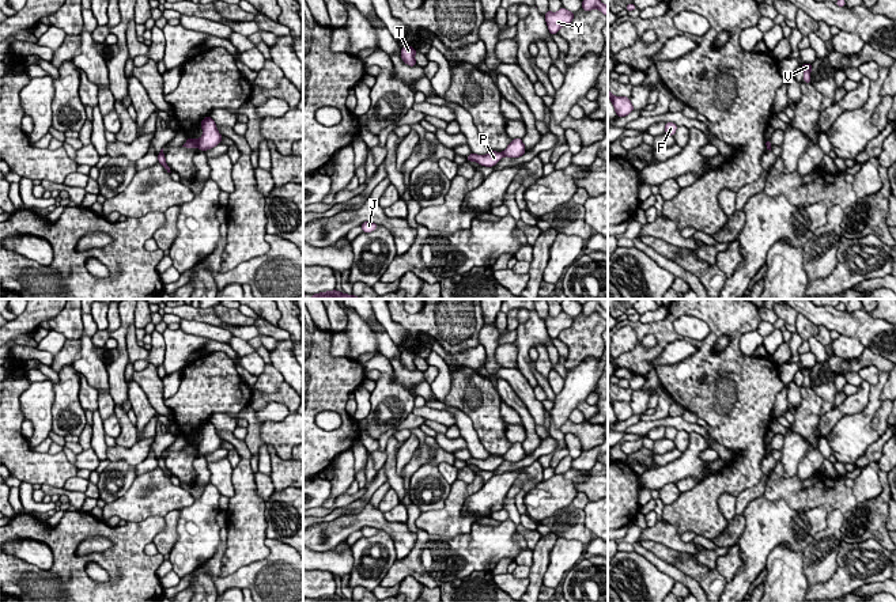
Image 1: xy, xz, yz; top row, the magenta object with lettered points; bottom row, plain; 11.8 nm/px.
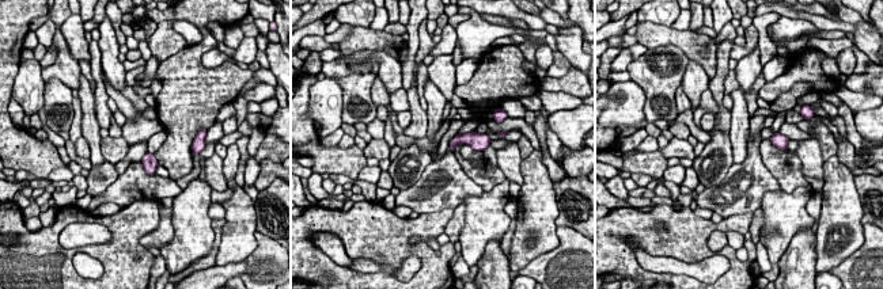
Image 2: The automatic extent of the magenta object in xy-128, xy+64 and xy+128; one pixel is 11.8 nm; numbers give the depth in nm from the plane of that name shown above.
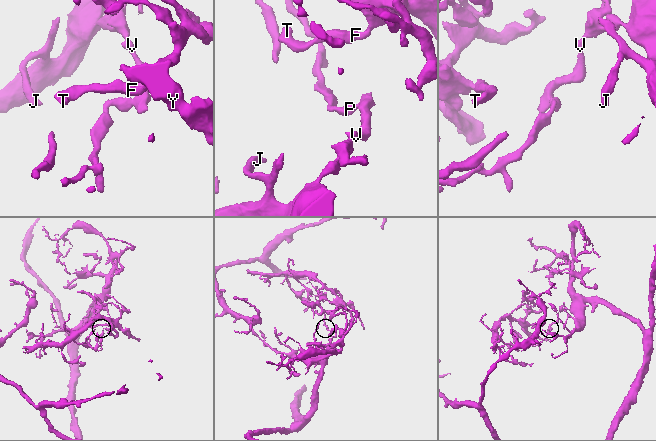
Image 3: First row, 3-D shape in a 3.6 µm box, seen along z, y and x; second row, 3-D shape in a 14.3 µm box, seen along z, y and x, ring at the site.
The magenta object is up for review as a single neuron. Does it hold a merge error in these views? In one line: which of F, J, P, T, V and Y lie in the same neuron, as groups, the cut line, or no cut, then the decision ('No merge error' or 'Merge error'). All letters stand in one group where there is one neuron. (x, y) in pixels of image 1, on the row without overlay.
Groups: F P T Y / J V. Split along xy (196, 445), (199, 450). Merge error

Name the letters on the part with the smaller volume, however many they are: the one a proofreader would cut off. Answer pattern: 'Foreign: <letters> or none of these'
Foreign: F, P, T, Y

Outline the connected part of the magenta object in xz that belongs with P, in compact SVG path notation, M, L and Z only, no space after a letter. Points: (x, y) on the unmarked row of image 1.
M491 455L487 459L476 459L476 458L470 458L466 461L466 466L475 465L481 470L487 470L487 472L492 472L495 470L502 462L503 462L503 457L495 457Z

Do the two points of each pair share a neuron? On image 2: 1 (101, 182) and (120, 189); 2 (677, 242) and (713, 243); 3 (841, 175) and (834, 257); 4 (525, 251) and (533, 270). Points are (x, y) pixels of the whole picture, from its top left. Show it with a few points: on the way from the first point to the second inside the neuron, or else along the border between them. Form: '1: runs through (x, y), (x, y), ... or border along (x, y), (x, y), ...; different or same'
1: border along (120, 174), (102, 193), (93, 197); different
2: border along (726, 232), (713, 231), (707, 246); different
3: runs through (840, 196), (840, 210), (827, 223), (826, 236); same
4: border along (557, 246), (511, 272); different

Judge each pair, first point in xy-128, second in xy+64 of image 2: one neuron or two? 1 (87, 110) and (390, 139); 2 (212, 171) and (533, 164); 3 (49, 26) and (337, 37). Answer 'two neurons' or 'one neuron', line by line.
1: one neuron
2: two neurons
3: one neuron

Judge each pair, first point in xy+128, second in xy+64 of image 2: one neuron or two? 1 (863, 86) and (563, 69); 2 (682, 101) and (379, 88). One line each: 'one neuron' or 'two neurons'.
1: two neurons
2: one neuron

